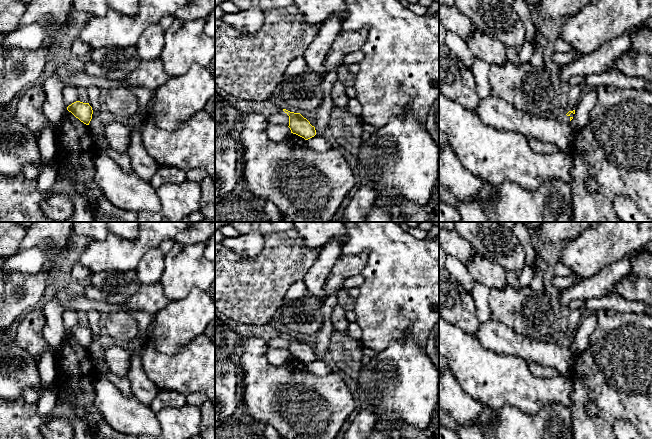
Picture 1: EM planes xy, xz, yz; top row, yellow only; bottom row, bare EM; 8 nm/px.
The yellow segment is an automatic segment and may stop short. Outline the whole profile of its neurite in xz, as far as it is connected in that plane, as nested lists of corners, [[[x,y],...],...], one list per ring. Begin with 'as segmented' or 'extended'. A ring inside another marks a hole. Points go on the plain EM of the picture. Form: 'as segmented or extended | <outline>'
as segmented | [[[286,333],[283,335],[289,340],[289,352],[291,357],[296,358],[305,364],[308,364],[316,359],[315,351],[304,342],[300,337],[290,336]]]

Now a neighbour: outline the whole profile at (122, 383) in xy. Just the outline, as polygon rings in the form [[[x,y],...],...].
[[[112,372],[106,374],[106,377],[122,392],[126,397],[131,397],[131,384],[126,377],[119,377]]]

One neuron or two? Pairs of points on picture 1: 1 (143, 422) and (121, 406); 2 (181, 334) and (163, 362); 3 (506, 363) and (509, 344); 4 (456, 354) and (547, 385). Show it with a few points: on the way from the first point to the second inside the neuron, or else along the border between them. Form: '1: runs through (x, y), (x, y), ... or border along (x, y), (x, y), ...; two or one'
1: runs through (138, 419), (133, 418), (126, 411); one
2: border along (148, 341), (167, 354), (174, 354), (188, 342); two
3: border along (485, 346), (496, 352), (521, 357), (527, 363); two
4: runs through (479, 371), (495, 380), (524, 385); one

